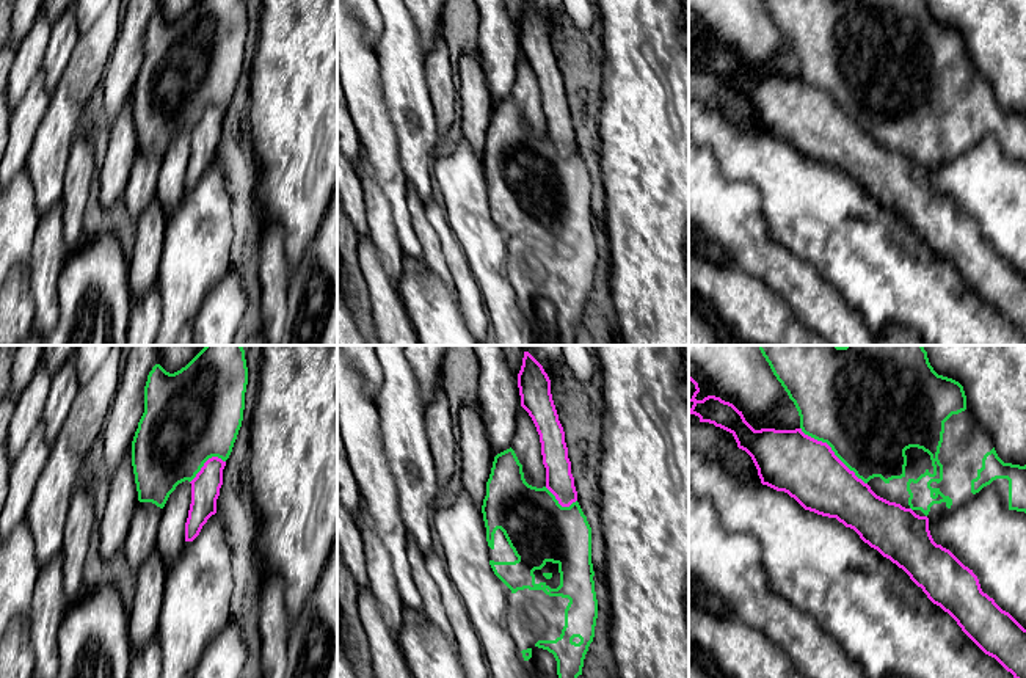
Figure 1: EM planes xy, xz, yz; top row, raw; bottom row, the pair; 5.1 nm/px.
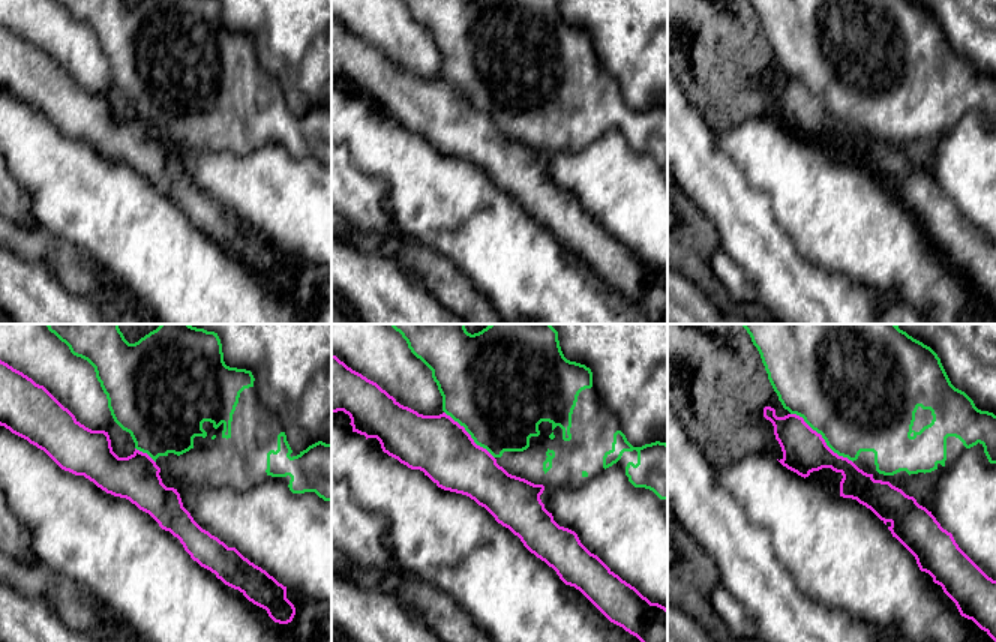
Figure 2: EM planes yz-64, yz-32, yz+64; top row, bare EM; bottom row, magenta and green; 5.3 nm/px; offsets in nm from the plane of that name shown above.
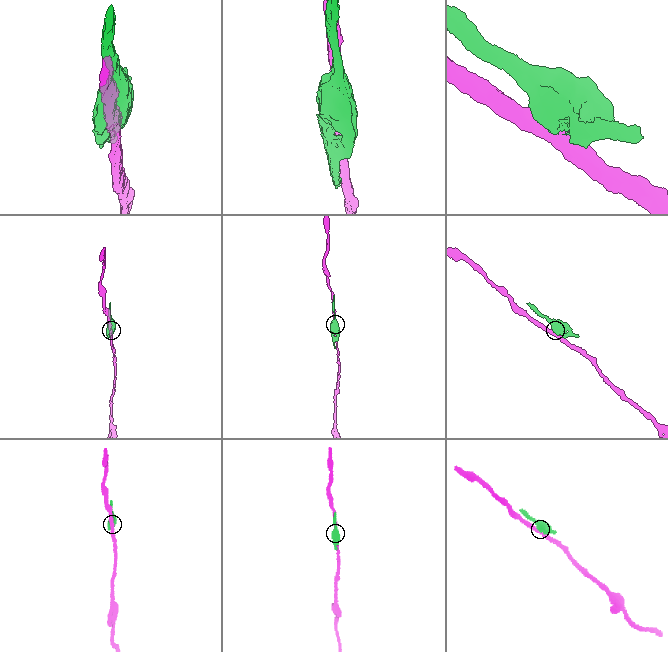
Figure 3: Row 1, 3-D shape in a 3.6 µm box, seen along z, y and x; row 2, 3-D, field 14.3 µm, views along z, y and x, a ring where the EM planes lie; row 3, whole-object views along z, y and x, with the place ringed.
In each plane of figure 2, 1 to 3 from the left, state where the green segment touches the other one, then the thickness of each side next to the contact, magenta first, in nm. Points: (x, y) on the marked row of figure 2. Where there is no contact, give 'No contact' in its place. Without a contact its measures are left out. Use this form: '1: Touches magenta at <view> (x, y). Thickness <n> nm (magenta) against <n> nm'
1: Touches magenta at yz-64 (146, 453). Thickness 240 nm (magenta) against 440 nm
2: Touches magenta at yz-32 (470, 435). Thickness 320 nm (magenta) against 480 nm
3: Touches magenta at yz+64 (822, 438). Thickness 240 nm (magenta) against 480 nm

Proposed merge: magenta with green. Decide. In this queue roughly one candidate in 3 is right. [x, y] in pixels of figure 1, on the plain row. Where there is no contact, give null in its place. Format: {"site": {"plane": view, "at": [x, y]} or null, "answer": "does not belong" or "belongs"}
{"site": {"plane": "yz", "at": [832, 99]}, "answer": "does not belong"}

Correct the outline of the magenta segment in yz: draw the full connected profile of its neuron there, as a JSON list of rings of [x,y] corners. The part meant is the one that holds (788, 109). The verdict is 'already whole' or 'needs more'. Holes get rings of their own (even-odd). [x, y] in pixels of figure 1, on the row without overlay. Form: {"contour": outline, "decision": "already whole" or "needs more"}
{"contour": [[[689,25],[689,50],[693,52],[689,63],[698,64],[700,71],[709,71],[729,80],[737,96],[751,105],[762,133],[788,141],[805,159],[836,166],[846,176],[853,177],[864,191],[902,217],[933,253],[948,261],[962,279],[985,303],[1010,320],[1026,339],[1026,278],[982,240],[973,218],[933,190],[927,165],[919,165],[911,157],[877,144],[835,104],[827,91],[805,83],[802,77],[755,78],[733,52],[715,44],[697,49],[698,41],[698,31]]], "decision": "already whole"}

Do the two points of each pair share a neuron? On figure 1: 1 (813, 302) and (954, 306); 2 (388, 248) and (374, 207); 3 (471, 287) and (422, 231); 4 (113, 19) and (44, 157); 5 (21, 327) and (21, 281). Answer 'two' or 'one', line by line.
1: two
2: one
3: two
4: one
5: one

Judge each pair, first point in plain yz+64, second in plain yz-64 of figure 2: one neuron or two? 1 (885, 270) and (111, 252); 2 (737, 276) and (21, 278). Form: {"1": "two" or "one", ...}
{"1": "one", "2": "one"}

